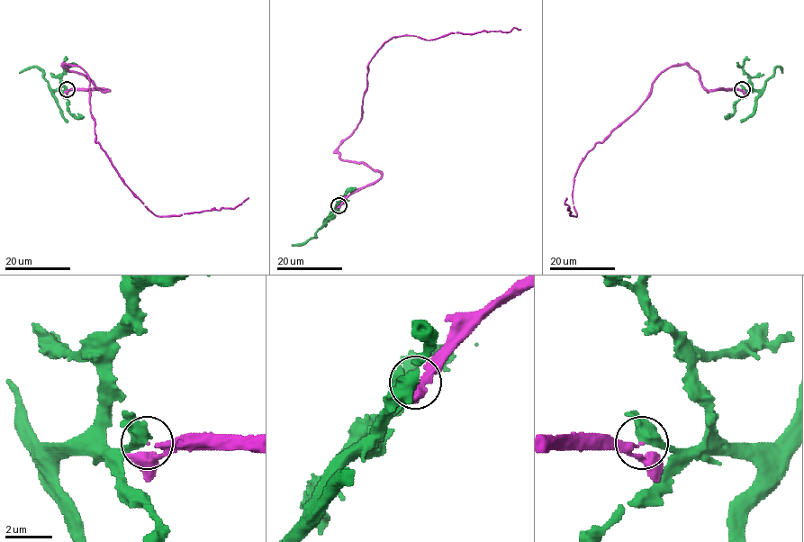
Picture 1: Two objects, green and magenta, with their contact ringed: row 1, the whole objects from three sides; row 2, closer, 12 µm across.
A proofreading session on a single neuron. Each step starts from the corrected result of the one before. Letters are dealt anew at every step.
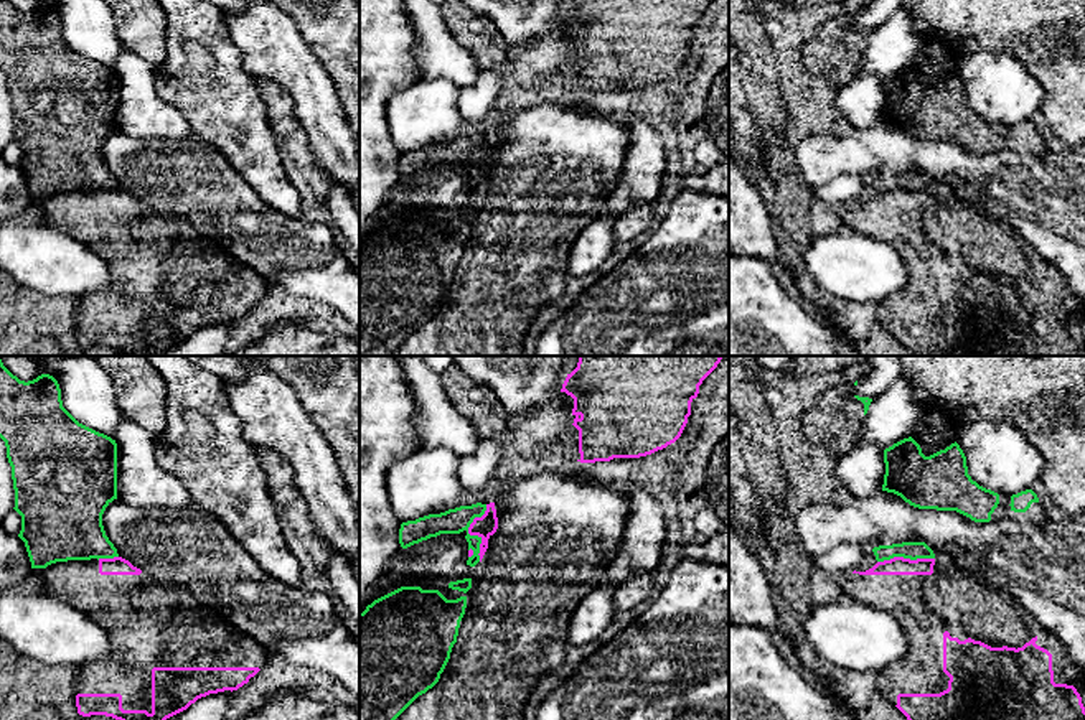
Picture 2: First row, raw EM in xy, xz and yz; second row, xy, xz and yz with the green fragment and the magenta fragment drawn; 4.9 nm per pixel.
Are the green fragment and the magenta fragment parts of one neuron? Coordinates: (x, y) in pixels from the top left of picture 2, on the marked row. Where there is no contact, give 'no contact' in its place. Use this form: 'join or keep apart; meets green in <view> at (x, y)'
keep apart; meets green in xz at (469, 534)

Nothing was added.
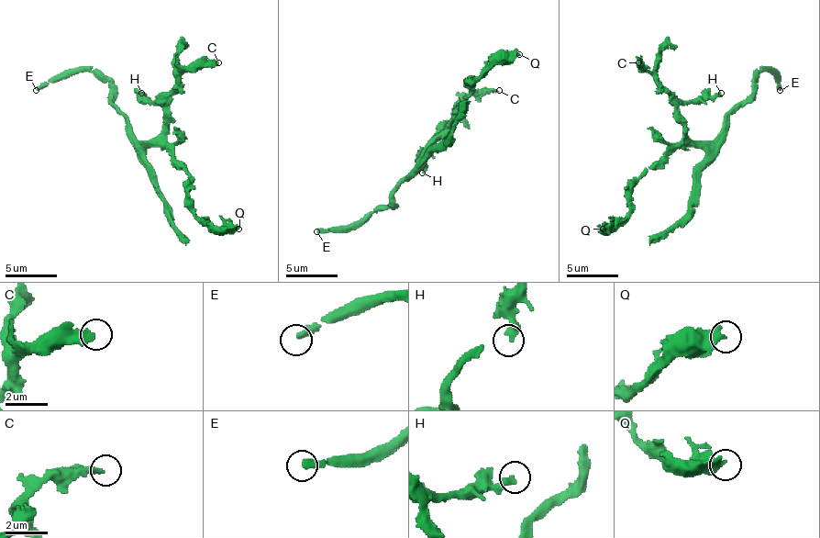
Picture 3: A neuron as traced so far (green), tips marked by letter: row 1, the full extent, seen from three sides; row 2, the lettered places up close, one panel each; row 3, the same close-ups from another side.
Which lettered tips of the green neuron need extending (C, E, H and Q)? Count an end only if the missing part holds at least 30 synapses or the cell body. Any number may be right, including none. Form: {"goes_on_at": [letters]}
{"goes_on_at": ["E"]}

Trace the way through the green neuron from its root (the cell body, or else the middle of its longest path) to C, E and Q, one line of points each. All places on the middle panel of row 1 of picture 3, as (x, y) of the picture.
C: (425, 150), (445, 131), (445, 124), (470, 95), (483, 95), (492, 90), (499, 90)
E: (425, 150), (425, 157), (391, 196), (386, 208), (376, 208), (348, 226), (316, 231)
Q: (425, 150), (460, 108), (460, 103), (468, 93), (468, 83), (476, 83), (499, 60), (512, 60), (519, 54)

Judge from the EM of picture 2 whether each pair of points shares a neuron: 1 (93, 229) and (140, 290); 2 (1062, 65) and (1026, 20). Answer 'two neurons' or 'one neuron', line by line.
1: one neuron
2: one neuron

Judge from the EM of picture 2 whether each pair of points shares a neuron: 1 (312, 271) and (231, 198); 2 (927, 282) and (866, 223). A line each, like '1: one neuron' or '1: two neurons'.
1: one neuron
2: one neuron

